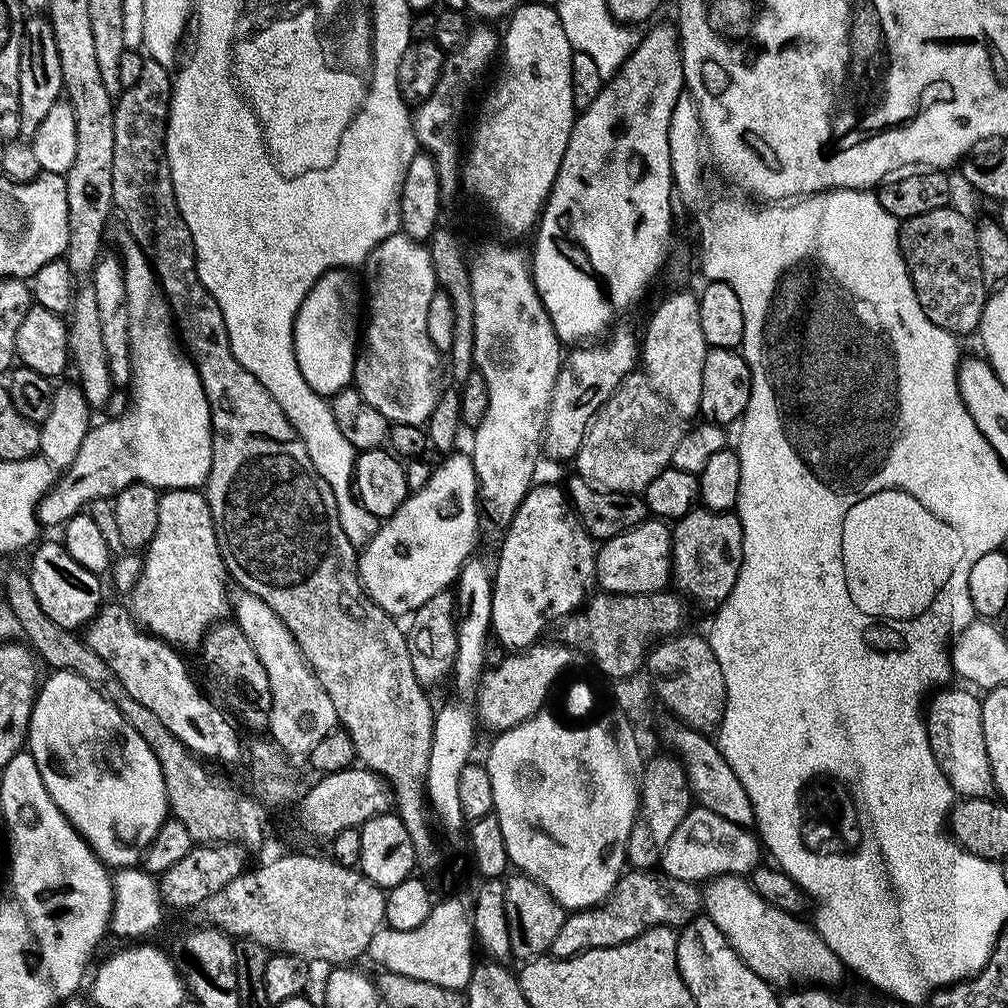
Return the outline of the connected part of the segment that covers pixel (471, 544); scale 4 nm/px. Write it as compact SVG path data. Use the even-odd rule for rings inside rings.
M448 454L439 465L433 467L430 478L422 490L411 493L404 499L404 504L392 516L387 517L377 527L375 535L369 544L363 545L358 556L360 581L364 583L364 590L368 597L379 608L386 610L397 618L407 617L416 612L434 594L451 589L455 585L456 577L461 568L473 559L476 539L480 536L480 520L482 508L478 503L478 485L476 471L472 465L471 455L456 456Z

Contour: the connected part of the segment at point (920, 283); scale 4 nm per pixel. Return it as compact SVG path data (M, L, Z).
M956 206L929 210L900 224L900 253L914 282L914 294L918 294L918 302L926 318L930 318L934 326L953 334L975 333L979 329L988 297L979 262L977 225L976 220L972 221L966 213L959 212Z

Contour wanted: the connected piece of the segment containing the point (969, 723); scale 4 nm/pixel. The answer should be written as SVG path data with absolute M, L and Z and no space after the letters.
M941 687L927 701L924 725L930 738L930 750L934 750L934 758L938 762L942 774L946 774L946 778L951 782L953 793L964 798L969 796L991 797L994 785L986 754L986 738L982 730L981 697L979 695L976 697L977 693L967 687L952 687Z

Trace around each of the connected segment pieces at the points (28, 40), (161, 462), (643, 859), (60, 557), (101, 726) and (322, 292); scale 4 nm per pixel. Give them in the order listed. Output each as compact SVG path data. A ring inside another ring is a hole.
M32 14L24 21L24 37L20 40L20 69L18 70L18 106L20 116L19 135L32 138L50 108L57 104L64 91L62 62L58 62L58 46L54 42L54 30L47 15Z
M124 238L119 255L124 265L126 302L130 314L130 350L132 351L132 383L130 403L120 416L105 419L105 424L89 427L82 446L78 446L78 458L40 501L38 519L41 525L64 524L71 516L83 513L92 500L109 499L131 484L149 484L157 490L169 488L203 489L208 483L208 471L212 461L212 419L202 382L196 367L188 359L174 327L172 307L168 305L160 280L152 269L152 263L135 240Z
M675 755L656 756L645 763L640 781L640 806L630 830L626 860L633 869L652 870L660 863L666 850L666 842L670 842L670 834L678 830L682 818L692 811L694 797L688 786L688 775L684 764Z
M59 539L48 540L45 544L37 543L32 554L32 561L26 565L26 571L30 578L30 586L38 598L38 606L42 606L42 611L52 621L58 622L58 626L69 630L83 629L102 607L101 577L86 570L86 566L78 566L78 562L70 558Z
M53 671L50 676L45 684L43 681L39 685L36 701L32 703L27 751L38 766L38 774L42 774L42 782L46 782L50 798L54 798L58 810L62 810L64 817L88 841L96 857L112 870L139 865L144 849L150 846L170 816L158 758L142 742L142 734L122 718L97 685L72 672Z
M334 268L323 272L314 282L314 286L306 294L302 306L296 315L294 330L294 346L298 358L298 370L302 370L302 378L319 395L331 398L353 383L356 375L356 358L358 355L358 337L362 332L362 288L356 285L351 271Z

